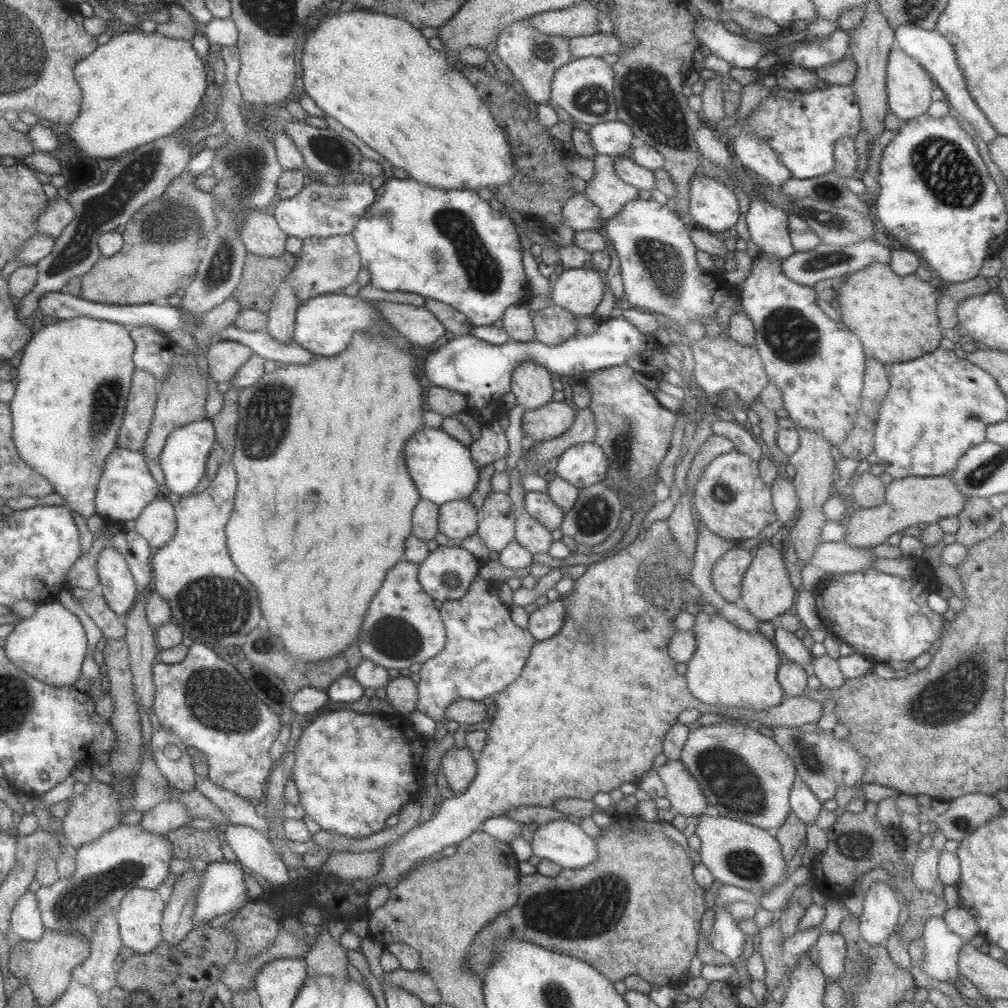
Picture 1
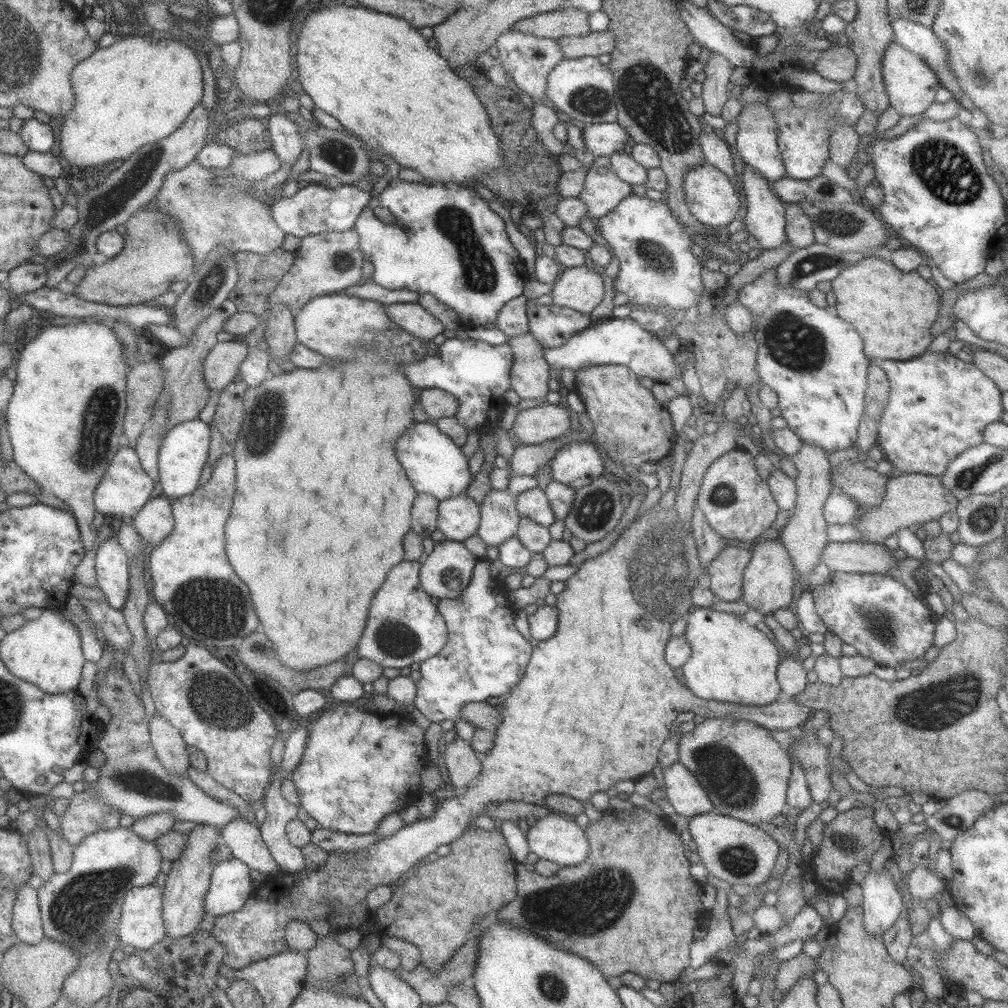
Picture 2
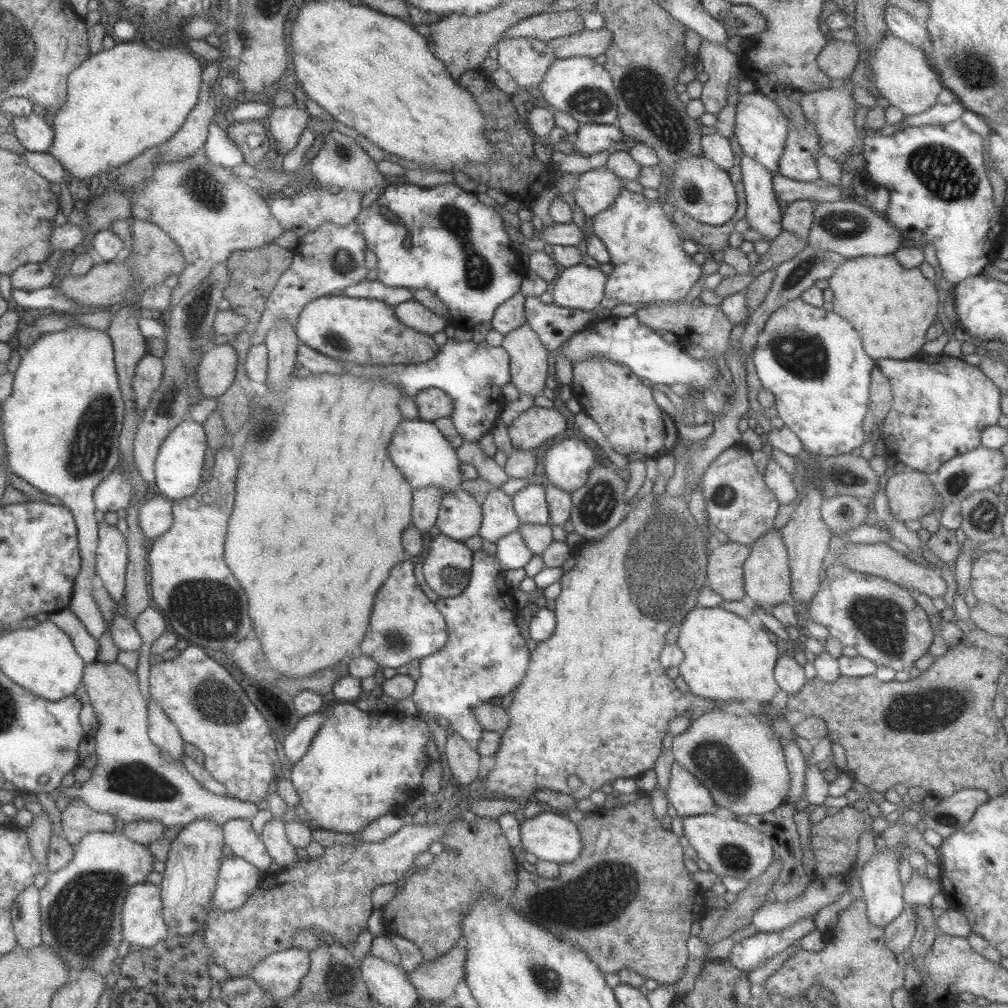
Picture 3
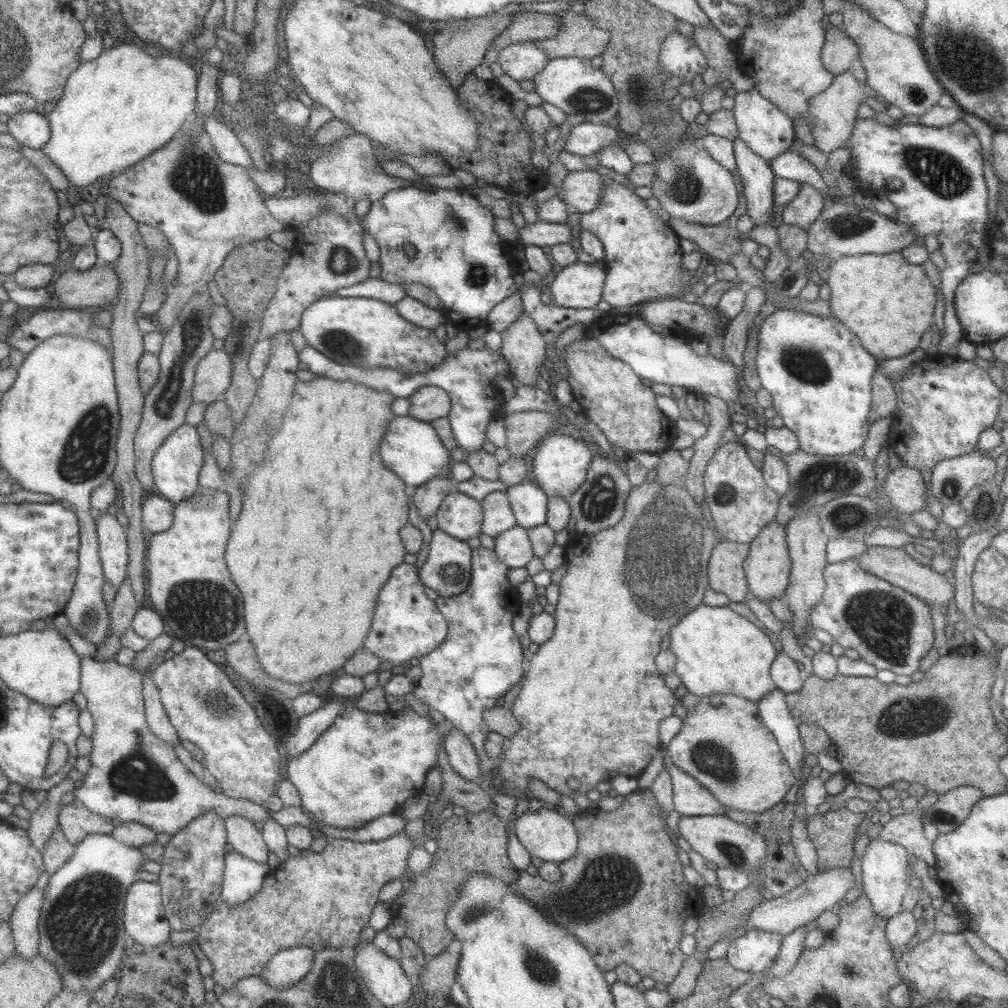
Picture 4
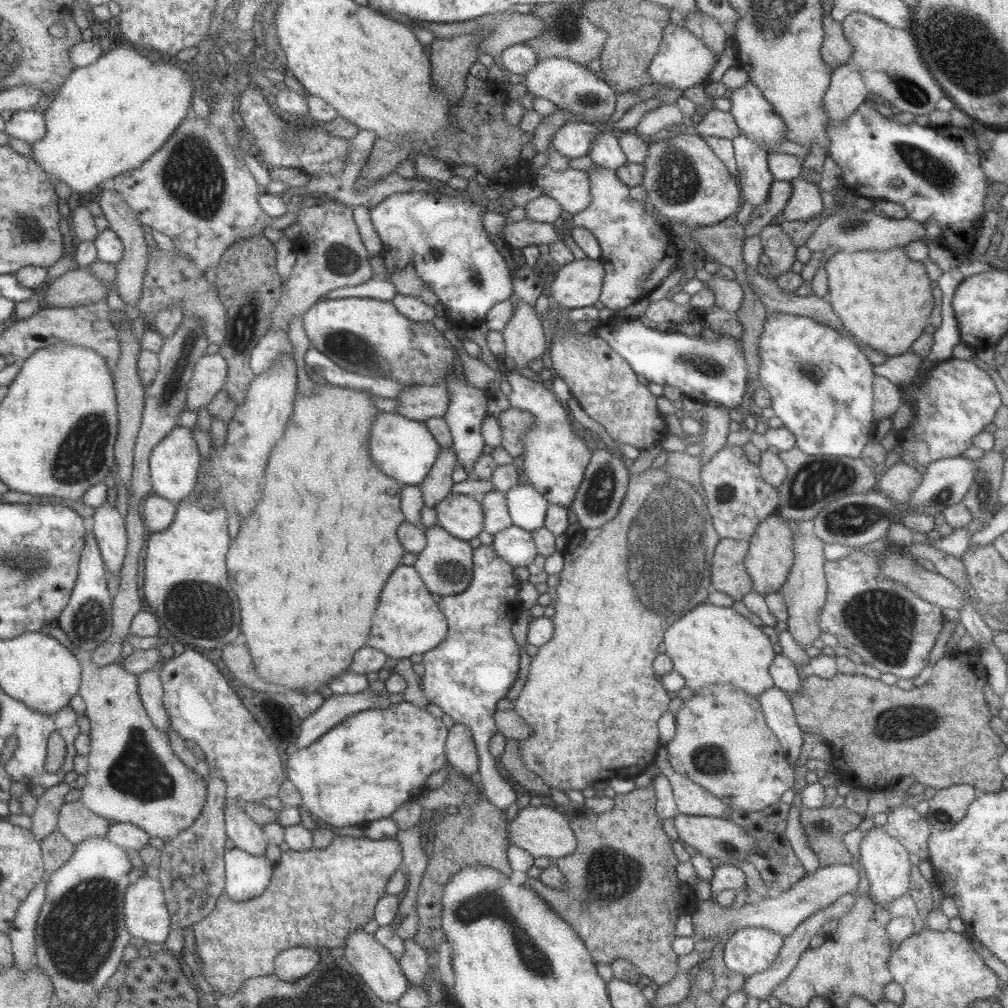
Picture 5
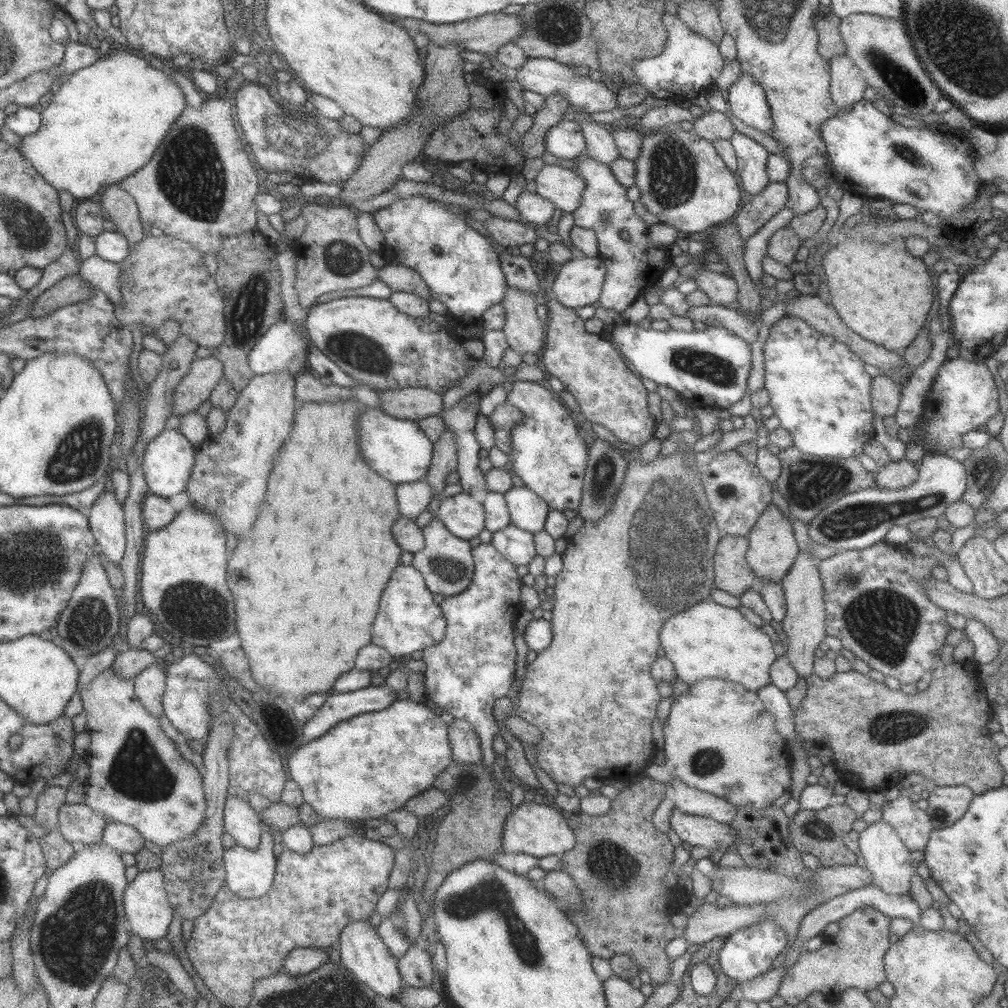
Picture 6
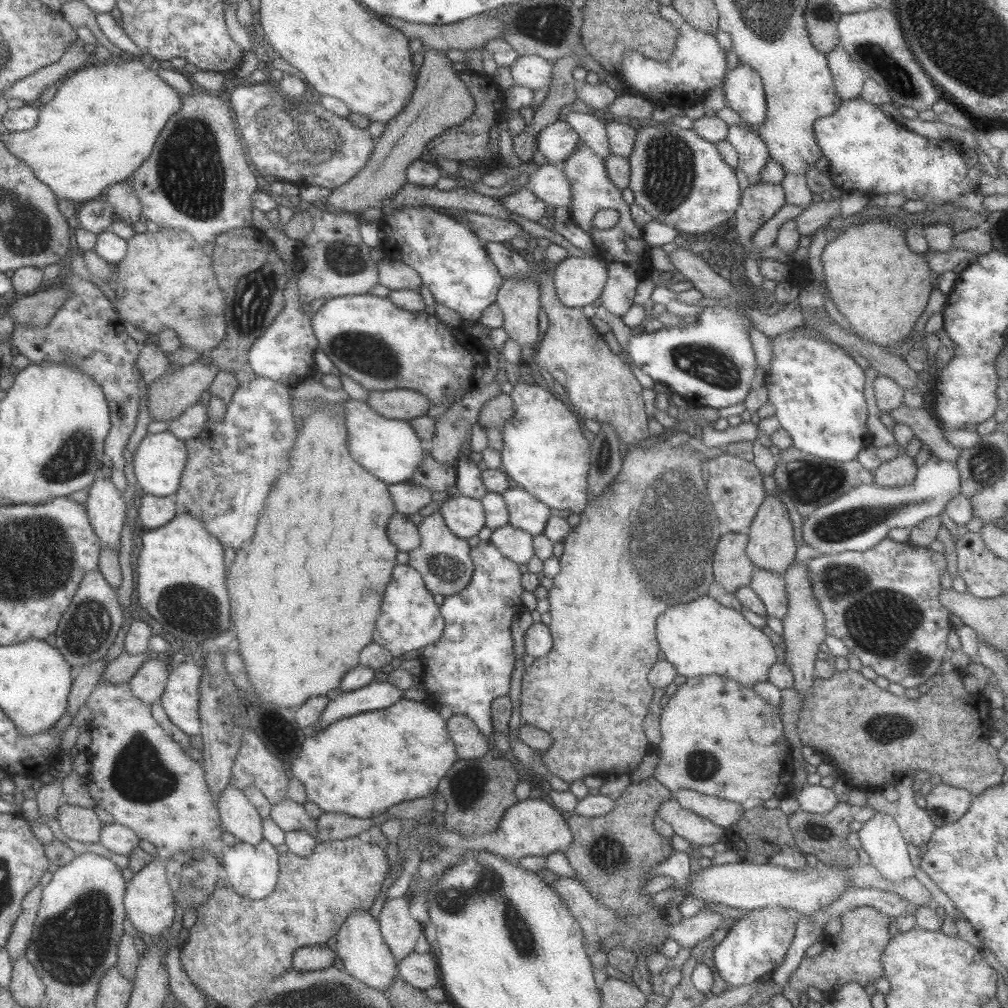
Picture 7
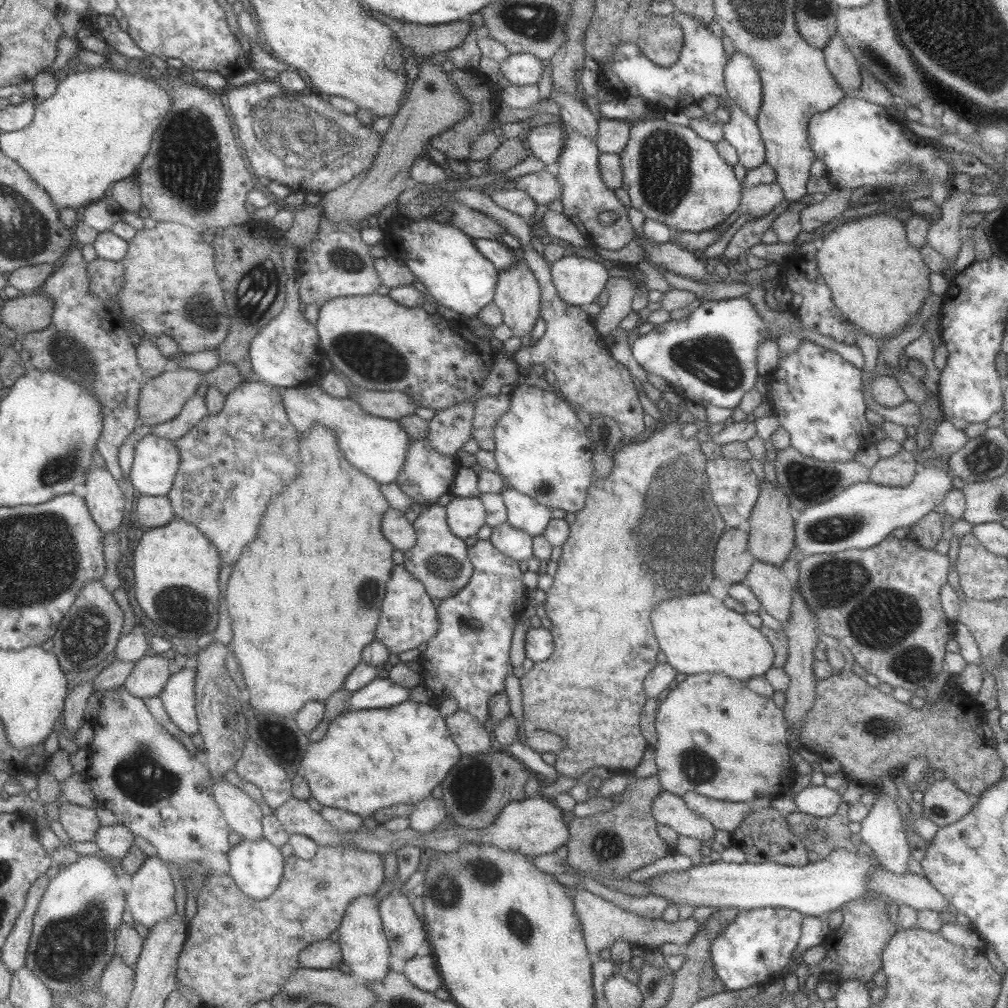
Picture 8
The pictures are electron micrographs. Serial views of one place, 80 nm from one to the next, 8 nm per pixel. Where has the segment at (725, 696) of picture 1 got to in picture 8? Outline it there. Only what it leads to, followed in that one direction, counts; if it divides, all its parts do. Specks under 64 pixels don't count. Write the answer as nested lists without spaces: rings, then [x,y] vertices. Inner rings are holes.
[[[708,591],[664,600],[654,606],[650,620],[656,630],[660,648],[666,654],[667,664],[678,673],[688,676],[702,672],[718,672],[729,678],[746,682],[750,678],[765,676],[765,673],[773,668],[774,649],[766,636],[758,628],[750,626],[742,614],[724,606],[723,600],[714,598]]]

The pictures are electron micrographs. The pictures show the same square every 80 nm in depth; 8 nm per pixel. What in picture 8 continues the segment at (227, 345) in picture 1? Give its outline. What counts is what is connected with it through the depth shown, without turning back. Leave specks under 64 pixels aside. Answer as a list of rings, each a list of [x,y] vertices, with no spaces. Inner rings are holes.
[[[180,368],[145,380],[137,401],[138,416],[143,424],[155,427],[176,418],[186,400],[196,394],[203,374]]]

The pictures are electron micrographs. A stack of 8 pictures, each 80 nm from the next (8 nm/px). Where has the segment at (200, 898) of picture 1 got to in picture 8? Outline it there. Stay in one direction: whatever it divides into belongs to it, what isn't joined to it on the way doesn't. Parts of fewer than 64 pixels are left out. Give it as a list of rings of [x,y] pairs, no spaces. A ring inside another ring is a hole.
[[[264,837],[255,841],[242,838],[231,848],[229,861],[228,875],[250,898],[266,900],[282,881],[285,857],[282,855],[280,847],[275,846]]]

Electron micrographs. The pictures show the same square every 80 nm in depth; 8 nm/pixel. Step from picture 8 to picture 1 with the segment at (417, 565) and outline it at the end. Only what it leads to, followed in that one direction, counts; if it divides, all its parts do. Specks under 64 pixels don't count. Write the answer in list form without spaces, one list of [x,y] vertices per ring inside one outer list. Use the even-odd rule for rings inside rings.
[[[461,544],[439,545],[419,564],[418,578],[424,592],[443,603],[463,598],[479,568],[478,557]]]

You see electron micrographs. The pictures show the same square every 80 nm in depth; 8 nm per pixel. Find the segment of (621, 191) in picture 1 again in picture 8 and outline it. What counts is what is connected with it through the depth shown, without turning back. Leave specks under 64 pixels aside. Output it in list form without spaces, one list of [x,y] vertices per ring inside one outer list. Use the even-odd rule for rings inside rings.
[[[546,170],[538,174],[524,174],[514,178],[515,189],[528,193],[530,199],[537,204],[547,204],[554,199],[562,198],[562,185],[558,183],[556,174]]]

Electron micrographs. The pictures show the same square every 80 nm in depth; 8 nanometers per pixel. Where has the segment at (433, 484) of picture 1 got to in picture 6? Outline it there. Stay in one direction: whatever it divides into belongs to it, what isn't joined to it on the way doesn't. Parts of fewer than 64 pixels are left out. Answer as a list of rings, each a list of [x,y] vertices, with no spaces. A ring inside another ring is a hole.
[[[364,407],[357,418],[357,443],[365,463],[382,478],[396,485],[425,480],[431,465],[434,442],[423,433],[417,421],[388,416],[379,407]]]

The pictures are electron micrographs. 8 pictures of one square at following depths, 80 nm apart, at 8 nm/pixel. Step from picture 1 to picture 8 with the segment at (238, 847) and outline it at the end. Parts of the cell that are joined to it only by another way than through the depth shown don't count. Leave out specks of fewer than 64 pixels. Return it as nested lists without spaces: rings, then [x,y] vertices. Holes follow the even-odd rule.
[[[226,779],[213,782],[214,800],[218,803],[229,829],[242,838],[260,840],[262,836],[262,810],[253,796]]]

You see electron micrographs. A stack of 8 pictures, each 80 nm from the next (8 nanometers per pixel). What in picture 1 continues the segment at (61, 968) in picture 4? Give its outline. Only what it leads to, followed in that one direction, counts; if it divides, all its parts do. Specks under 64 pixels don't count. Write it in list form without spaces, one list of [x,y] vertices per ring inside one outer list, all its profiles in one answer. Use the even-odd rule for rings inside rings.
[[[120,825],[104,832],[95,841],[83,844],[75,852],[76,868],[70,877],[59,878],[53,885],[41,886],[36,892],[37,906],[41,912],[41,919],[45,930],[54,932],[73,932],[91,940],[95,926],[107,912],[118,912],[121,900],[134,887],[157,889],[170,874],[169,862],[174,858],[172,847],[165,835],[158,836],[144,830],[140,825]]]

